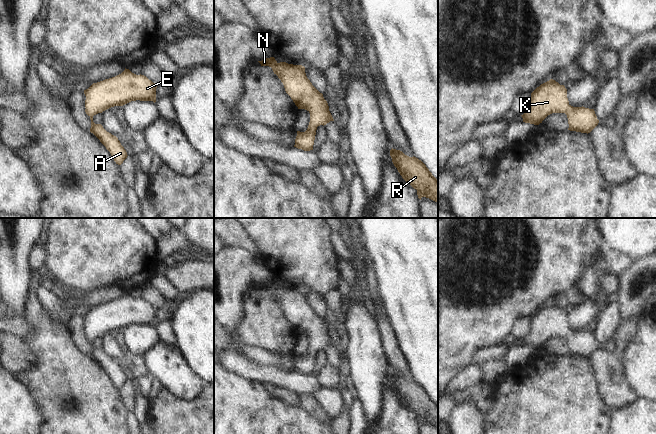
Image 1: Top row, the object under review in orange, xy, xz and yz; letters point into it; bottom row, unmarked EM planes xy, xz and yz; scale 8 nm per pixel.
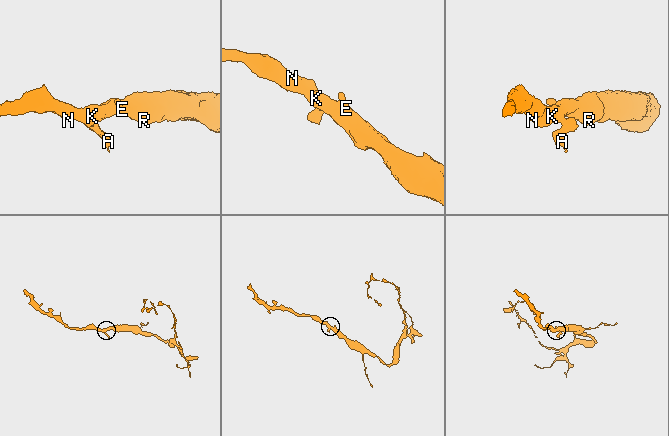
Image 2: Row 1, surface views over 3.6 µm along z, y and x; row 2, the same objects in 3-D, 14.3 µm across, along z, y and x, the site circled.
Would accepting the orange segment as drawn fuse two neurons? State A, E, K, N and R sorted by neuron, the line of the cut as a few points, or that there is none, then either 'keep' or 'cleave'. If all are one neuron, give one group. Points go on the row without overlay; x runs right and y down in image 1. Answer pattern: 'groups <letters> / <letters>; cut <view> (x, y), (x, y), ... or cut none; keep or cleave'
groups A E K N R; cut none; keep

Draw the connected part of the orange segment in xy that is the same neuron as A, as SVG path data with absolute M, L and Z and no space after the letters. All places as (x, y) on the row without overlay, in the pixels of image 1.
M125 292L121 298L93 307L84 314L85 336L91 344L90 356L106 371L116 388L123 387L128 380L127 376L116 360L107 356L101 348L93 346L93 340L131 325L153 325L155 327L156 312L157 309L146 300L136 299Z

